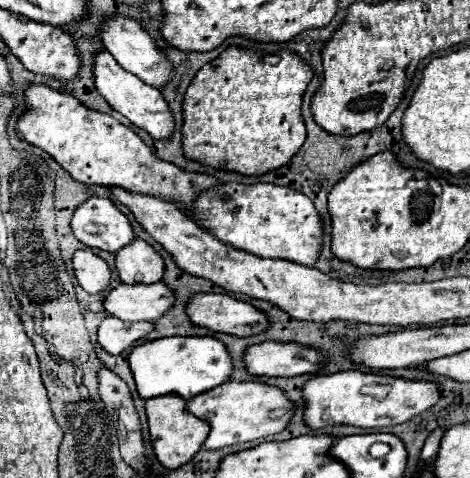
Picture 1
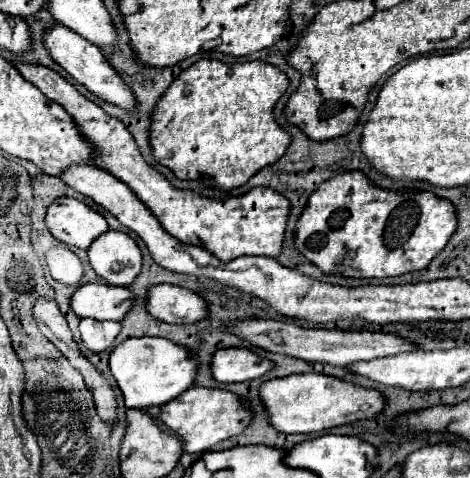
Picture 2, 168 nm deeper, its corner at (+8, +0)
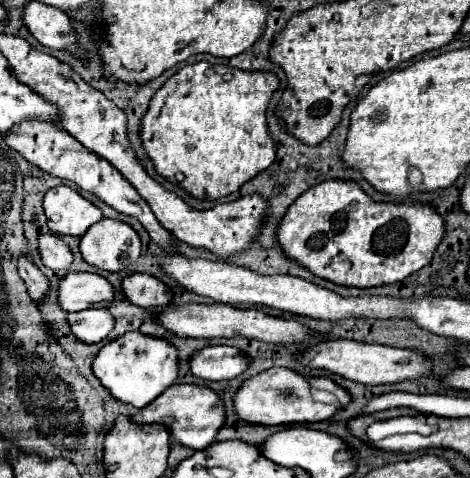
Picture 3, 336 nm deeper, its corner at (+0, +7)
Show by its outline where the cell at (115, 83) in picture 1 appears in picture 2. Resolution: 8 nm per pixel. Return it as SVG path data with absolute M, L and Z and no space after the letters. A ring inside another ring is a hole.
M56 23L50 29L44 31L44 47L50 53L50 57L62 65L64 71L68 71L78 83L82 83L88 91L92 91L94 95L98 95L100 99L114 103L122 109L136 107L136 103L132 103L132 91L128 91L128 85L122 81L122 77L106 63L104 55L100 53L100 49L94 43L88 43L86 39L80 39L80 35L72 33L72 29Z

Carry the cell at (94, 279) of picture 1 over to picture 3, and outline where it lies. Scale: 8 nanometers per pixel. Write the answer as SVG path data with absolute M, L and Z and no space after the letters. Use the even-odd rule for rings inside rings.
M56 234L40 236L40 256L44 266L52 268L54 272L68 272L74 262L70 246Z

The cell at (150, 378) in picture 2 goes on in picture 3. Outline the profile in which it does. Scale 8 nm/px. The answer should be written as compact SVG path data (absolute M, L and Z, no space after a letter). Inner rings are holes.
M126 332L102 346L102 350L94 358L92 370L102 386L106 386L114 394L114 398L124 404L132 404L134 408L144 408L166 388L176 384L178 350L164 338L146 336L142 332Z

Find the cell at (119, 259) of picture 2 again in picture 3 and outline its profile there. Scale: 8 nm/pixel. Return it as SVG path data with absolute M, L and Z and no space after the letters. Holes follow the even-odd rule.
M104 218L80 238L80 252L88 264L100 270L122 272L138 262L142 244L130 224Z

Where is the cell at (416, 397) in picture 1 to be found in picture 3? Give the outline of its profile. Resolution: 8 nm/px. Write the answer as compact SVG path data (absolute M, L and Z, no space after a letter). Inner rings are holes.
M270 368L248 378L234 396L236 414L250 424L306 424L334 416L336 410L348 406L352 396L346 388L328 376L302 376L288 368Z

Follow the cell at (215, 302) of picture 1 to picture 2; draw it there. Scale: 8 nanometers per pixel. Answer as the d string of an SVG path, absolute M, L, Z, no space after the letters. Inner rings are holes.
M166 283L152 285L146 293L144 305L154 319L178 325L196 323L208 315L206 301L198 293Z

